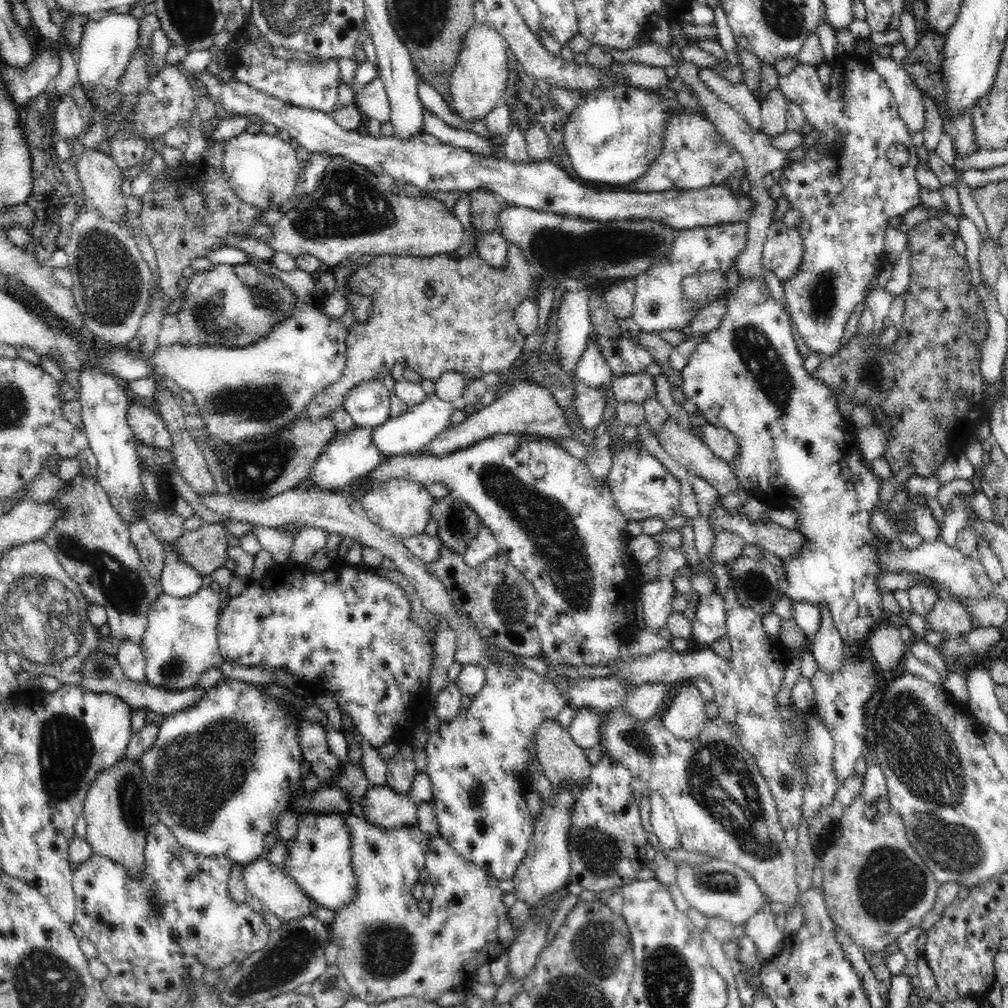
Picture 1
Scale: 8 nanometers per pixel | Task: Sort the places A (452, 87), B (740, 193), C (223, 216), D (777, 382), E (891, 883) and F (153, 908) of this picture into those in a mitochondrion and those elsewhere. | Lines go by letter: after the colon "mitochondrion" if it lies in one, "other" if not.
A: other
B: other
C: mitochondrion
D: mitochondrion
E: mitochondrion
F: mitochondrion

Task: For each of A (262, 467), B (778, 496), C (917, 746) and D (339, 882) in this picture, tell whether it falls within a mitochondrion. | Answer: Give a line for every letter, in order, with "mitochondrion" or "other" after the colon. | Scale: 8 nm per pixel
A: mitochondrion
B: other
C: mitochondrion
D: other

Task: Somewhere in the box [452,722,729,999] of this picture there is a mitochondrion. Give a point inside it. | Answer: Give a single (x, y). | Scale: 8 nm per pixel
(600, 944)

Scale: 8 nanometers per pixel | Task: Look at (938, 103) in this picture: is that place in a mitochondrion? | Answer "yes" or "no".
no

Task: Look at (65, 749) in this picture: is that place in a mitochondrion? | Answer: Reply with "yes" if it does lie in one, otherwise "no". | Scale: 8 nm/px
yes

